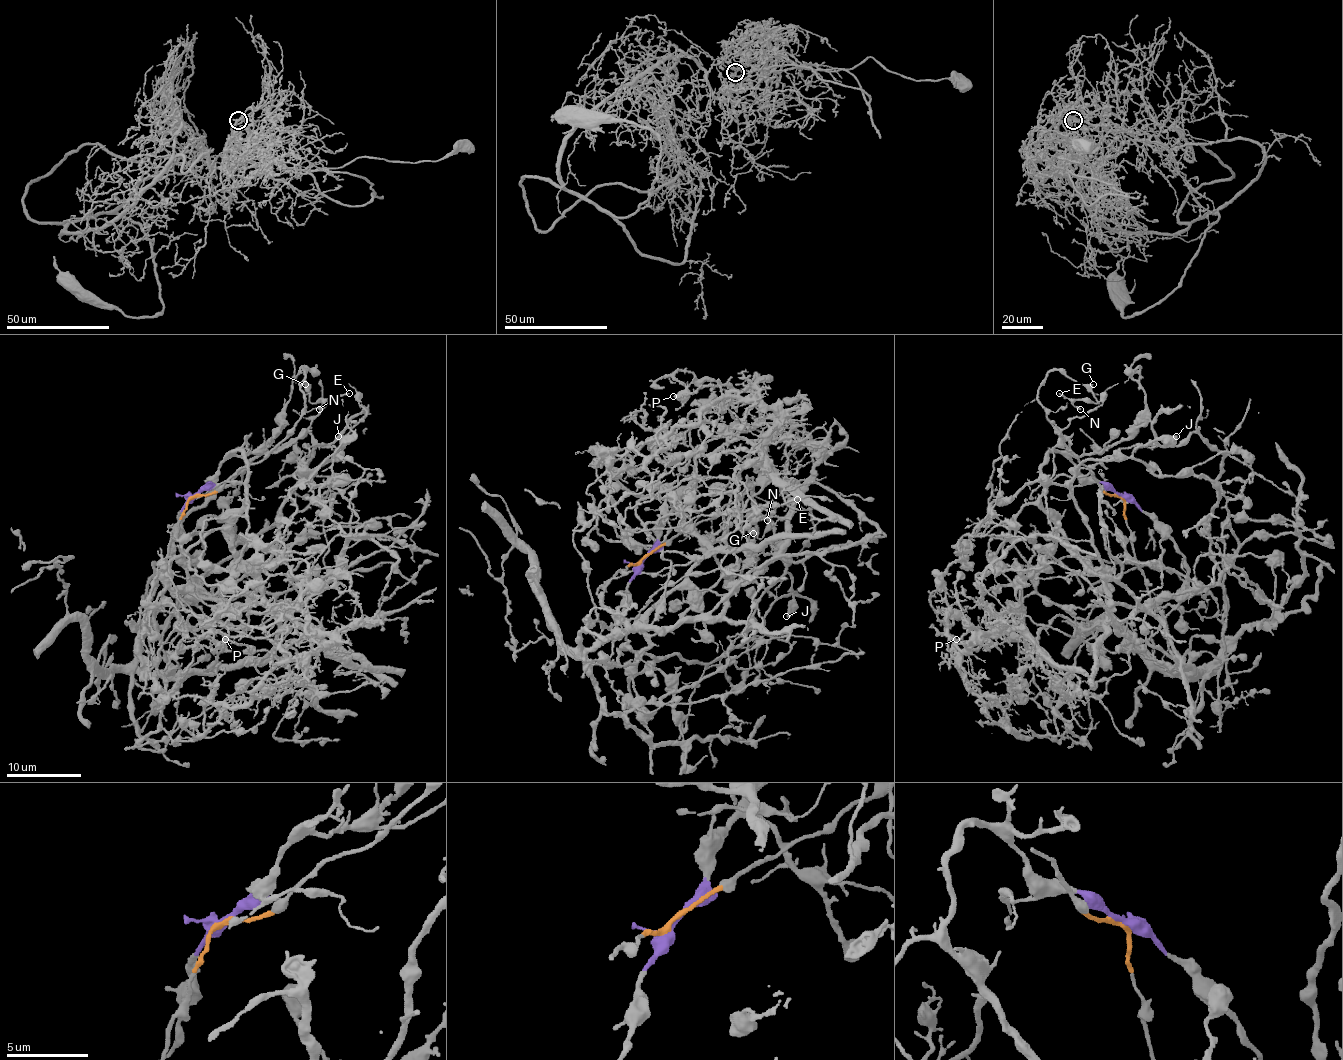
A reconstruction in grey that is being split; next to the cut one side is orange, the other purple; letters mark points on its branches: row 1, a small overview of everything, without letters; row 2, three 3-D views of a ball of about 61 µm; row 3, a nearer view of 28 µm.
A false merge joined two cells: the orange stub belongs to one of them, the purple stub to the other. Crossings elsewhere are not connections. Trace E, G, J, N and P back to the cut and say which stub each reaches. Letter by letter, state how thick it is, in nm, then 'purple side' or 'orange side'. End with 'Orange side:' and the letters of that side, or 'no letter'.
E: 140 nm thick; orange side
G: 280 nm thick; orange side
J: 500 nm thick; purple side
N: 220 nm thick; orange side
P: 110 nm thick; purple side
Orange side: E, G, N

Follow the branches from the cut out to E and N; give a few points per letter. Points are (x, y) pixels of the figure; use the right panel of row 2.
E: (1120, 496), (1107, 494), (1047, 417), (1070, 400), (1058, 393)
N: (1120, 496), (1107, 494), (1047, 417), (1070, 400), (1081, 410)

